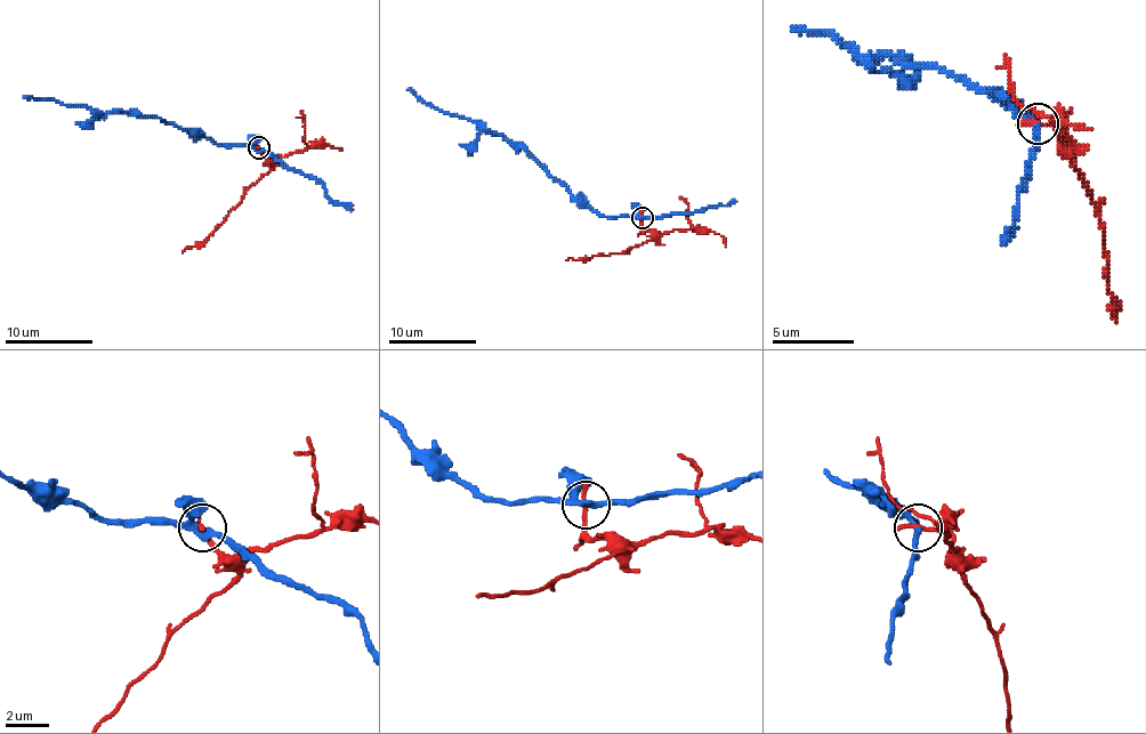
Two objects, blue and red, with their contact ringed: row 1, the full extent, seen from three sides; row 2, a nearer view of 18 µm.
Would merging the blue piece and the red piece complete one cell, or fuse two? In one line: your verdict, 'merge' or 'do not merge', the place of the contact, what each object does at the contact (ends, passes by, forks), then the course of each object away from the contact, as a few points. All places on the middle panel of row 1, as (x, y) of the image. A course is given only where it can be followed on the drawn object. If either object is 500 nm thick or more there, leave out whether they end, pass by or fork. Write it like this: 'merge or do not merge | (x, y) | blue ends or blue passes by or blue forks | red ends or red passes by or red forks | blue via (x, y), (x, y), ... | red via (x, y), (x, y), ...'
do not merge | (642, 218) | blue forks | red ends | blue via (643, 218), (600, 216), (522, 148), (487, 134), (468, 118), (435, 110), (406, 89) | red via (643, 218), (645, 232), (653, 236), (648, 240), (607, 256), (566, 260)

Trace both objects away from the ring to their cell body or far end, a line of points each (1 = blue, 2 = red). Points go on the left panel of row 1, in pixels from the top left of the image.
1: (259, 148), (217, 146), (159, 118), (116, 111), (95, 113), (85, 106), (66, 106), (23, 96)
2: (259, 148), (269, 168), (265, 175), (202, 242), (183, 252)

